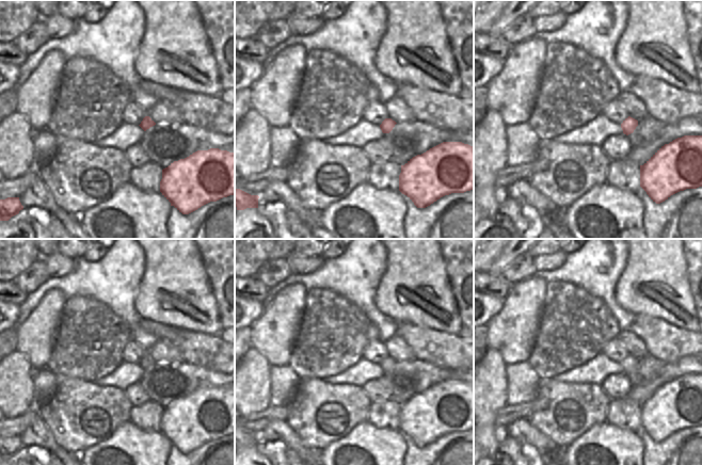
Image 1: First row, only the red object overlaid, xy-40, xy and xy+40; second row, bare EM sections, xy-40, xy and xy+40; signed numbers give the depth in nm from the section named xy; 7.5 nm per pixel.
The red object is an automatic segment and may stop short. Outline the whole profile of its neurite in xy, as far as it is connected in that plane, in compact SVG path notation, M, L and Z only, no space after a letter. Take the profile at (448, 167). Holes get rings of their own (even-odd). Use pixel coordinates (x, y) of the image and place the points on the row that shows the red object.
M443 142L401 165L399 191L417 208L426 208L445 195L474 189L474 146L462 142Z

